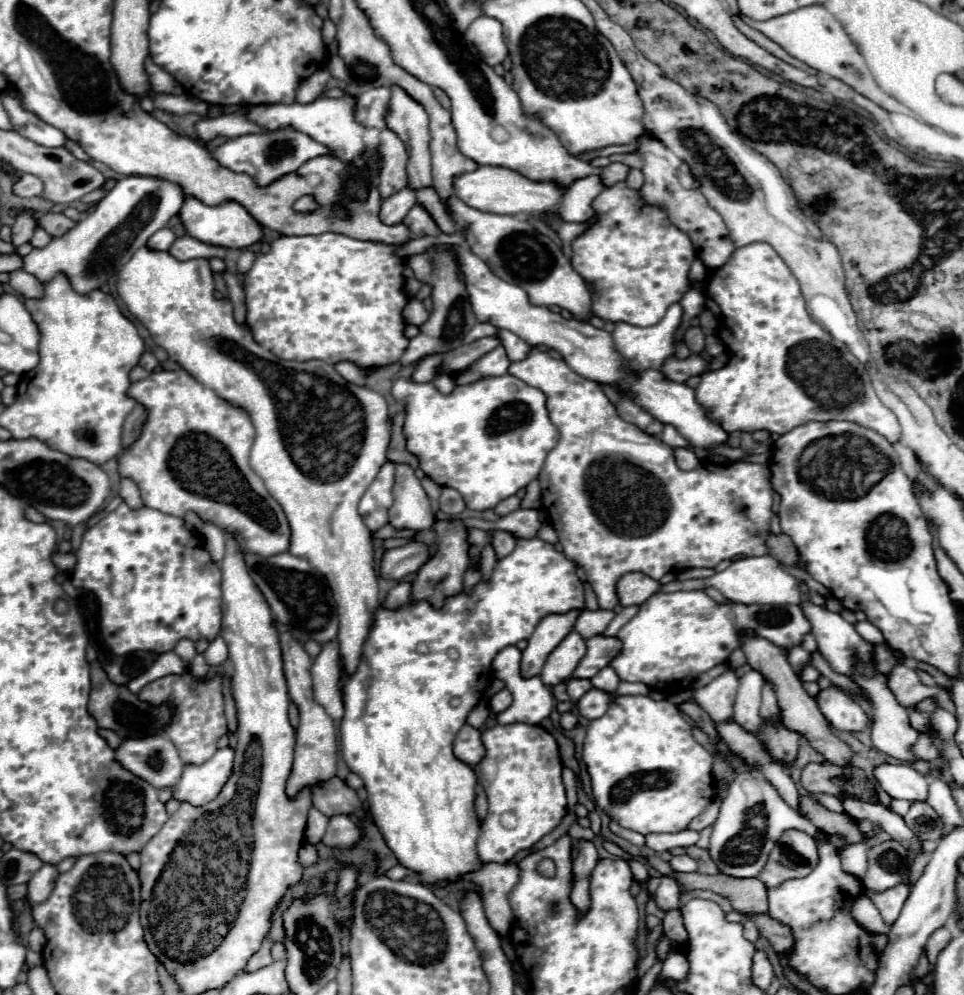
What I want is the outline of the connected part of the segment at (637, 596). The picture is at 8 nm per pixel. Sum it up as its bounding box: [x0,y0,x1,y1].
[618,573,660,605]

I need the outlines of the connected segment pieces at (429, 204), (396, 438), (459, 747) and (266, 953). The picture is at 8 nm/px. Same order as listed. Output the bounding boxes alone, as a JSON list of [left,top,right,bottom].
[[416,187,456,233],[388,411,418,469],[454,725,486,767],[244,939,274,971]]

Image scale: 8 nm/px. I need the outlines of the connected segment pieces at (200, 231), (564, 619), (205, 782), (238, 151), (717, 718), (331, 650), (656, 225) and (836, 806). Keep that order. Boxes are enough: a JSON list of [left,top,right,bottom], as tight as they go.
[[180,197,262,249],[522,609,578,677],[172,747,234,805],[212,127,330,187],[694,669,738,723],[310,641,342,719],[572,183,696,327],[812,795,844,813]]

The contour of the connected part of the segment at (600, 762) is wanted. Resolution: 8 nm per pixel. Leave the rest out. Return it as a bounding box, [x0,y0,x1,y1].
[582,695,716,835]

